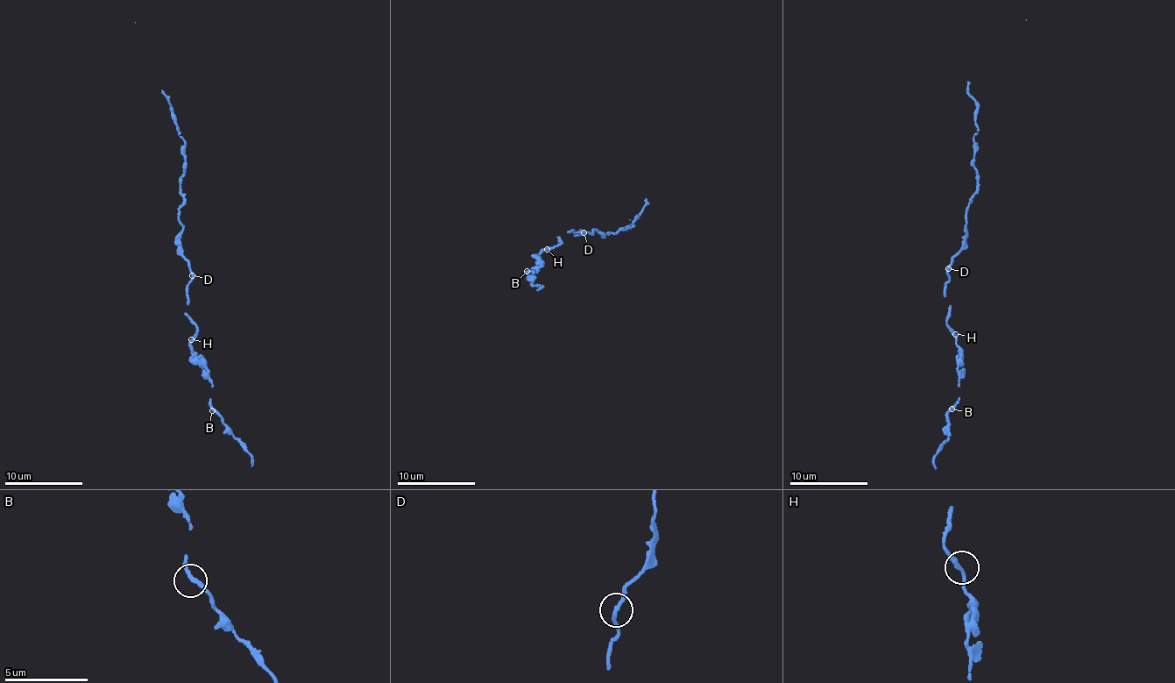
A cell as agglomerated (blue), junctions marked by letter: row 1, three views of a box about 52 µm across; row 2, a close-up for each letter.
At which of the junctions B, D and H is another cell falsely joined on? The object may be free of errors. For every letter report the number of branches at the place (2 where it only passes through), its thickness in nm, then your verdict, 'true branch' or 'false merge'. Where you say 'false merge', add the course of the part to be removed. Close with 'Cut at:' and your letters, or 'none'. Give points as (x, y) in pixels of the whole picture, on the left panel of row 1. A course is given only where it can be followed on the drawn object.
B: 2 | 190 nm | true branch
D: 2 | 190 nm | true branch
H: 2 | 200 nm | true branch
Cut at: none

